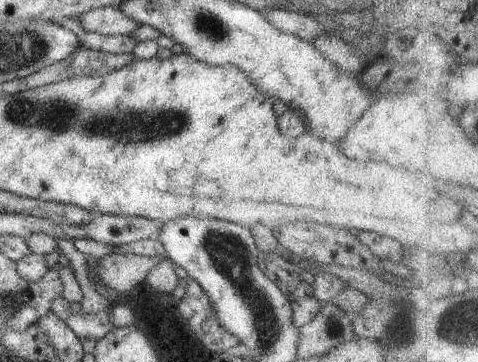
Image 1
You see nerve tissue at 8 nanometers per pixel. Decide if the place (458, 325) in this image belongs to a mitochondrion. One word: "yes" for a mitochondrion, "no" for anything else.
yes

